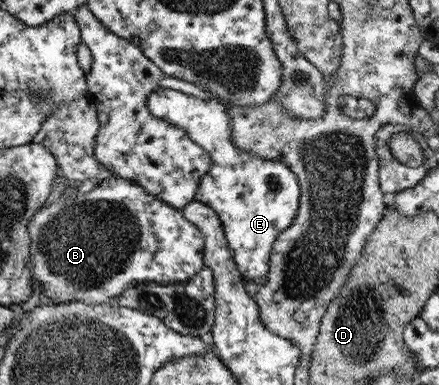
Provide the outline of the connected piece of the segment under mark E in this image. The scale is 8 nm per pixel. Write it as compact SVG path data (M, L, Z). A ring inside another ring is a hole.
M158 87L148 95L147 104L154 117L185 129L209 152L212 164L209 172L202 176L196 199L212 206L219 214L234 251L234 262L238 263L242 275L265 284L274 244L281 233L294 225L300 209L301 186L297 174L285 162L266 160L240 149L233 141L233 118L228 104L216 97L204 101L179 90Z

